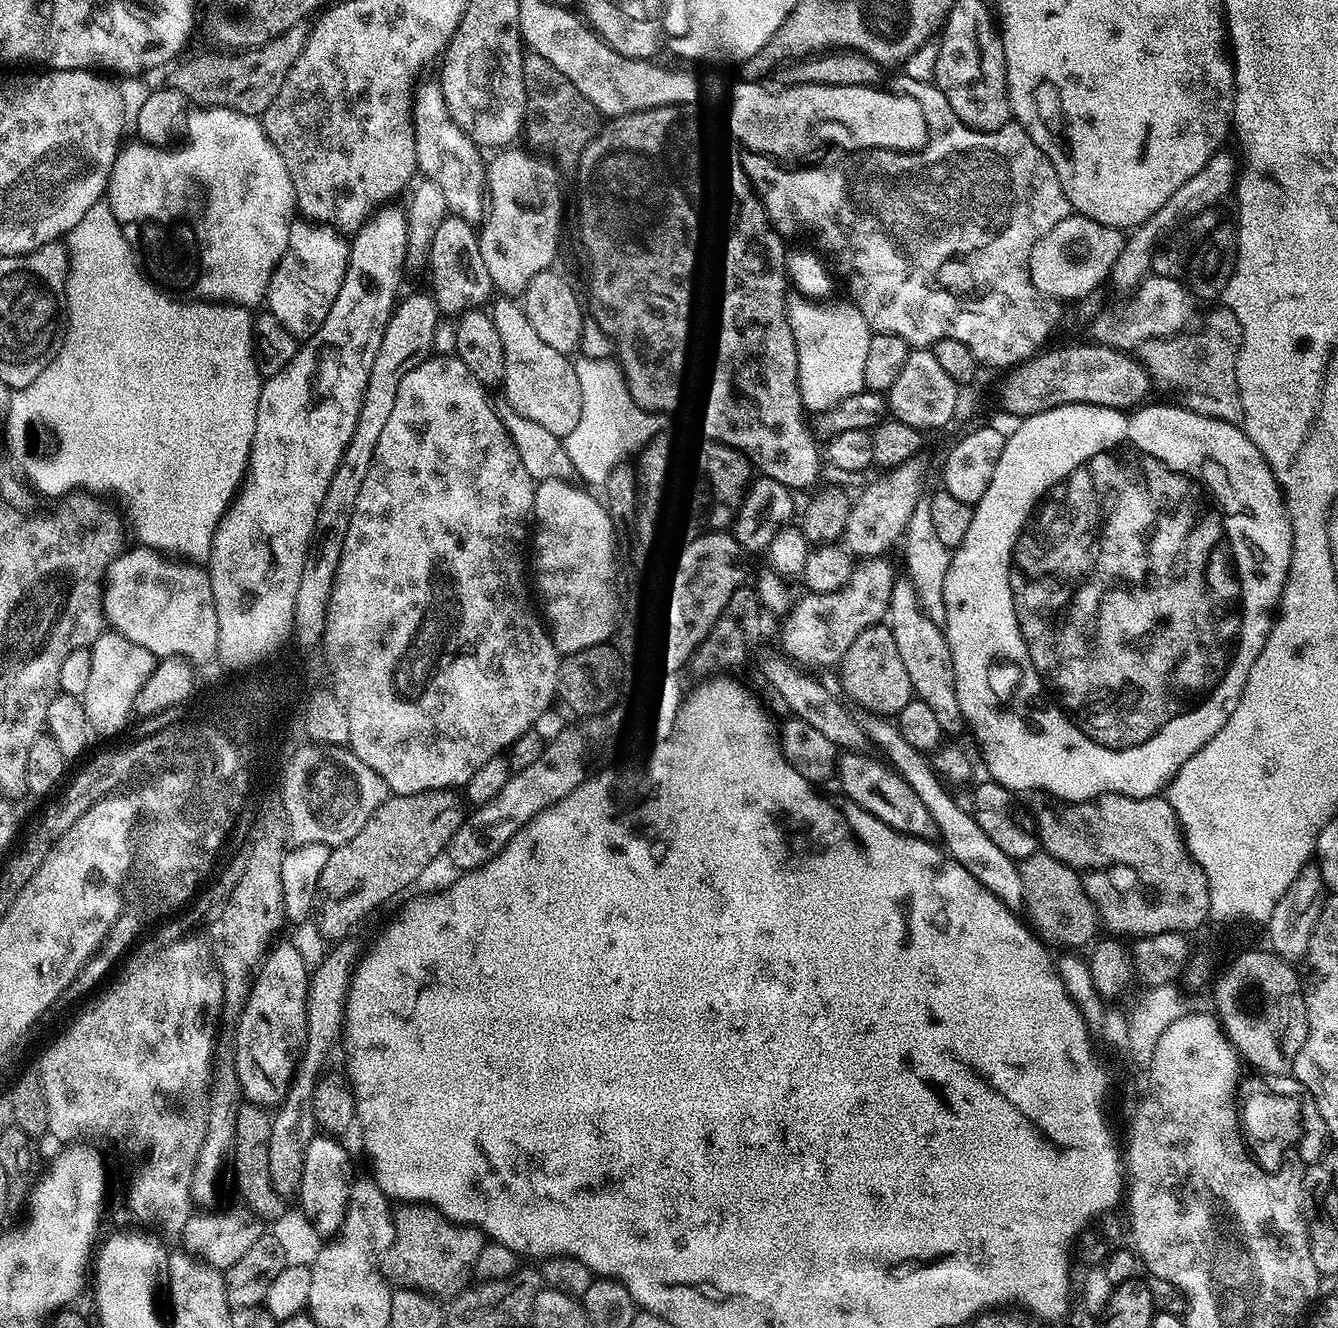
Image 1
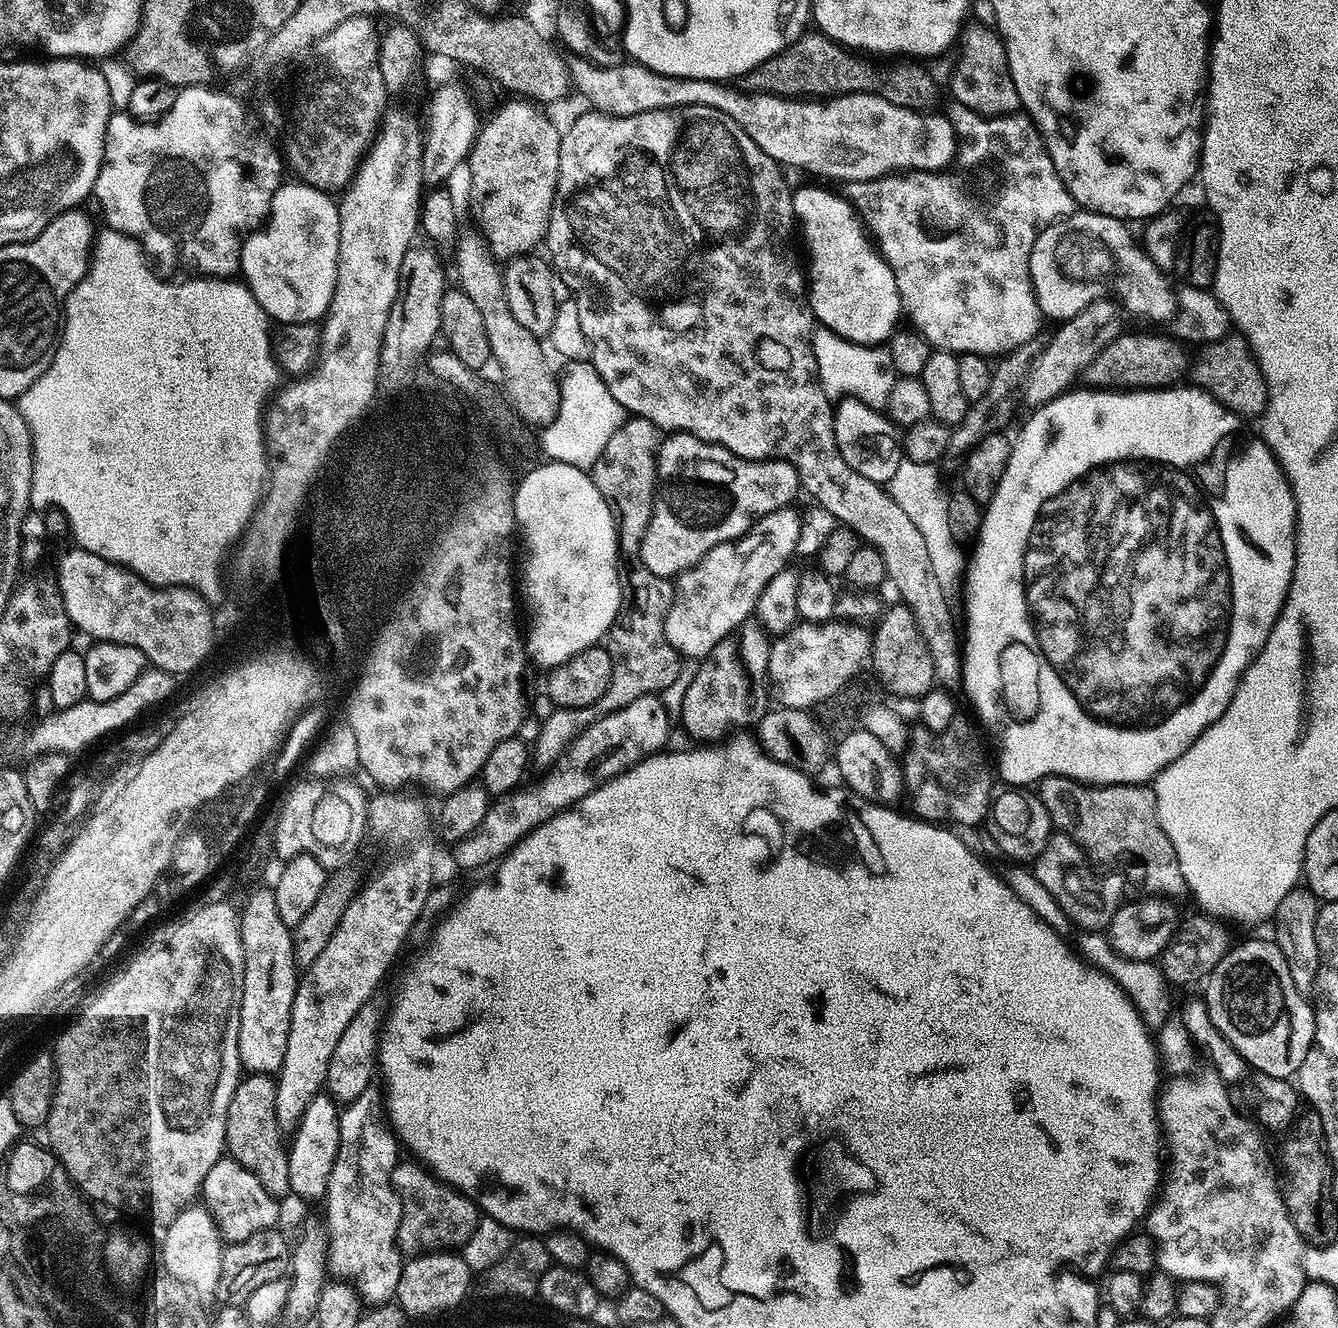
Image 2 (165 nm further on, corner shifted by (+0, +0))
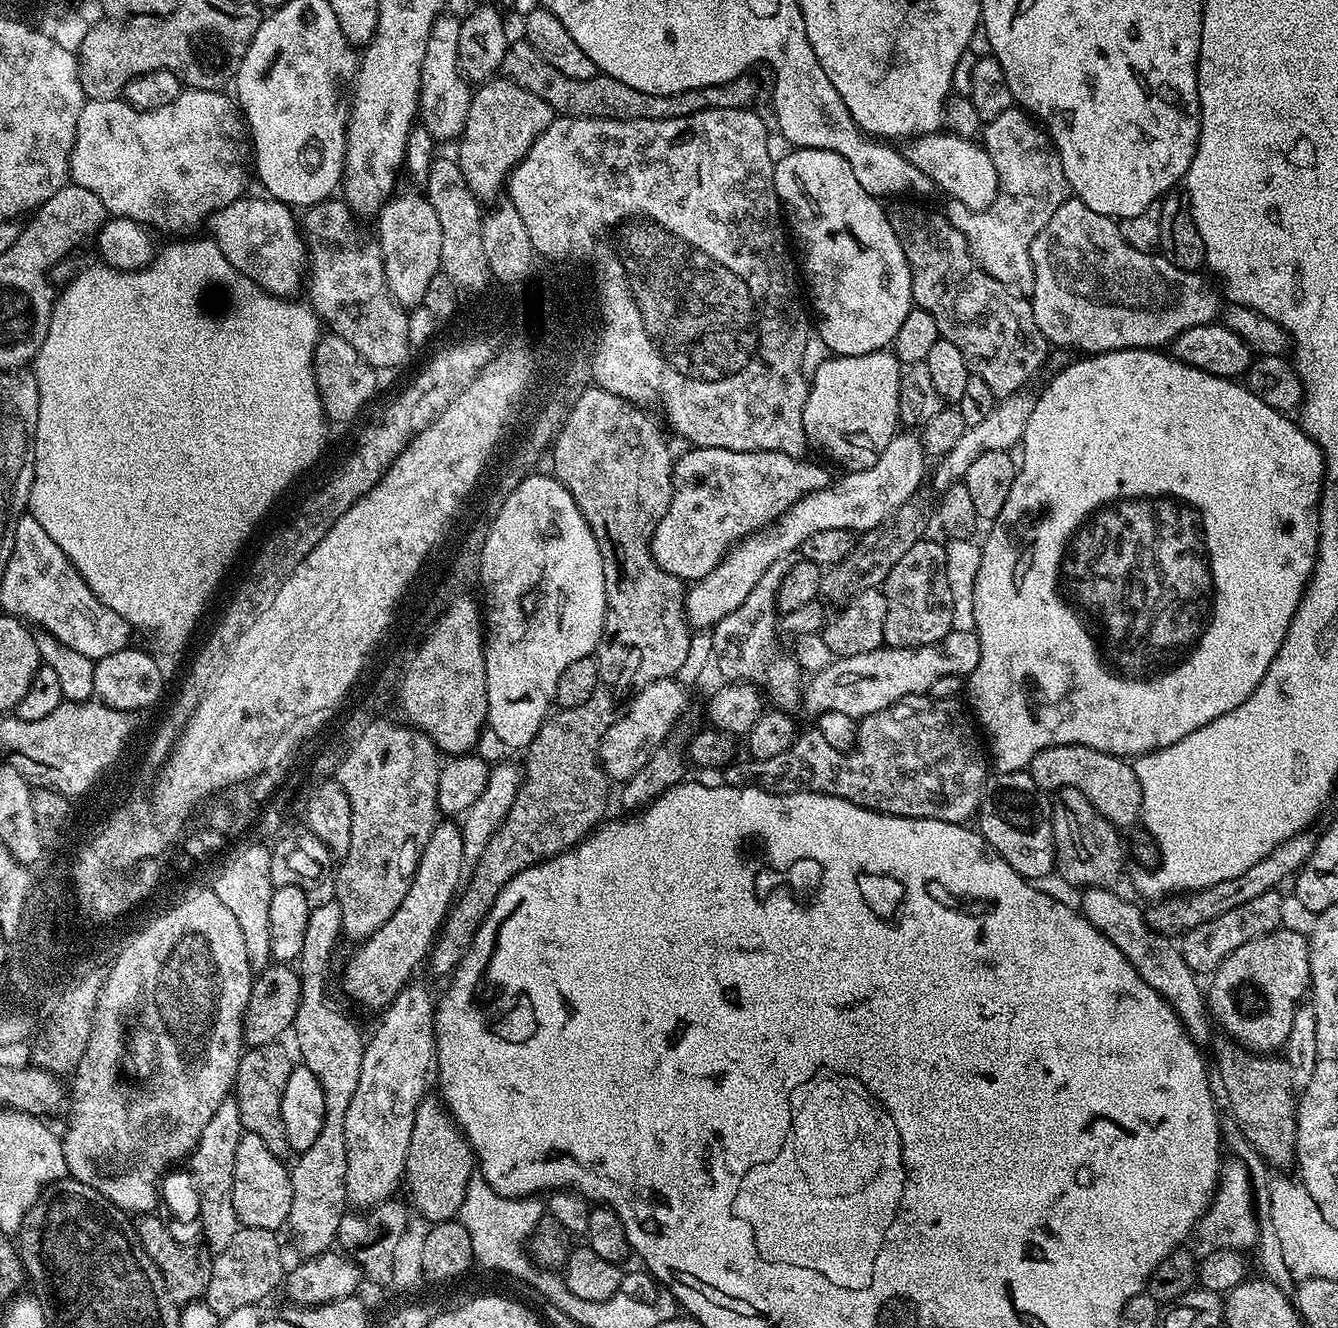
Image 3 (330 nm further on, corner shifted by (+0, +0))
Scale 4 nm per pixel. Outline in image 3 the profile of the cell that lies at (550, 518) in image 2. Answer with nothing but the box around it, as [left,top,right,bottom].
[482,474,608,750]

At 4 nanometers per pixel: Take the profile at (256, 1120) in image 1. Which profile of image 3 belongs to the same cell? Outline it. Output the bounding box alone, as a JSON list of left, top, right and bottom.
[234,1042,294,1158]

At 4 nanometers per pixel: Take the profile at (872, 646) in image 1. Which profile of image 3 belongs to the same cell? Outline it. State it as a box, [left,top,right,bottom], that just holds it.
[882,538,954,648]

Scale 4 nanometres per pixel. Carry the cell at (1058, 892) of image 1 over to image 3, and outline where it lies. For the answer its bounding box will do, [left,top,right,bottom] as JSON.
[1051,788,1124,890]

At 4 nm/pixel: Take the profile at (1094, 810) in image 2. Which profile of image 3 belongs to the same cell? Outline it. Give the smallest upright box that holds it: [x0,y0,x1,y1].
[1027,744,1142,830]

